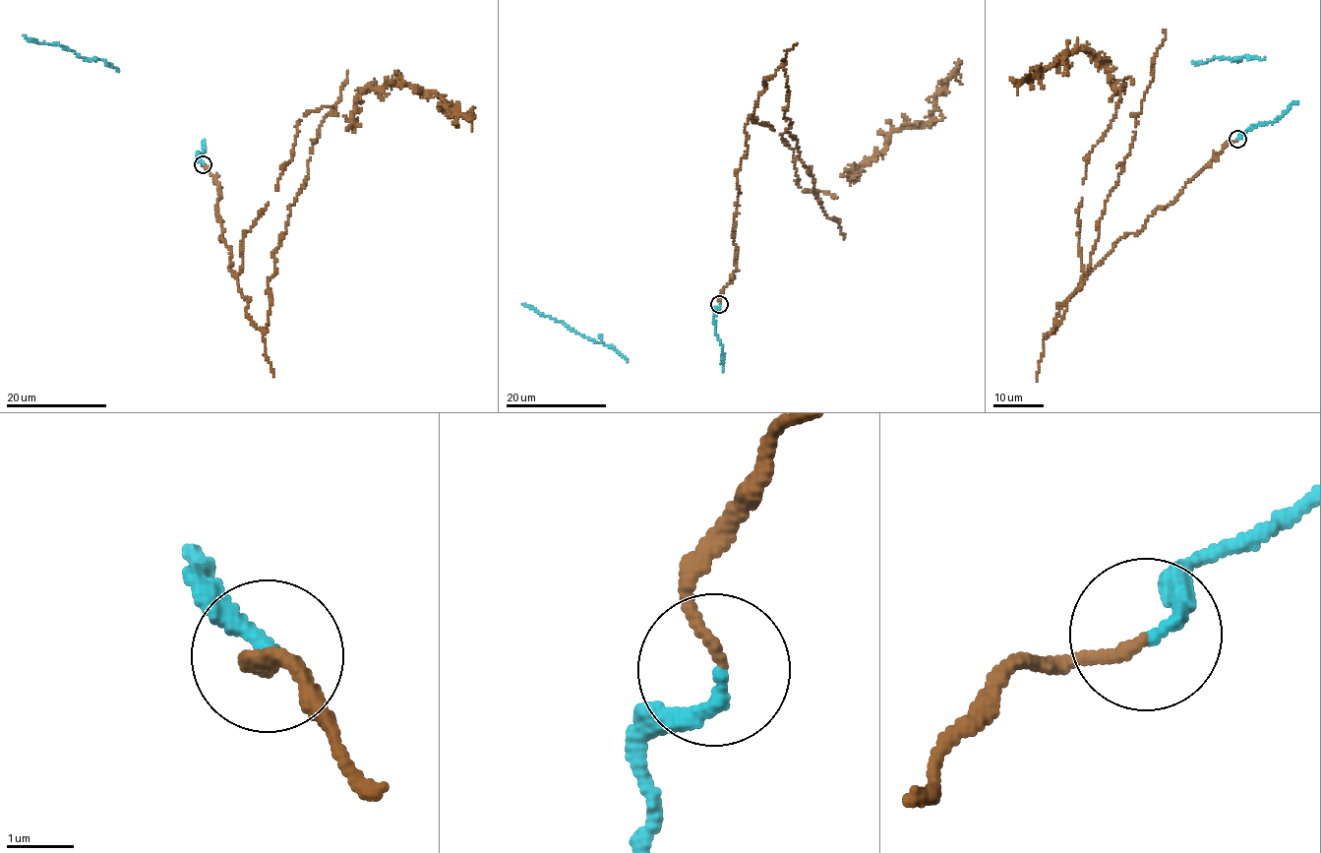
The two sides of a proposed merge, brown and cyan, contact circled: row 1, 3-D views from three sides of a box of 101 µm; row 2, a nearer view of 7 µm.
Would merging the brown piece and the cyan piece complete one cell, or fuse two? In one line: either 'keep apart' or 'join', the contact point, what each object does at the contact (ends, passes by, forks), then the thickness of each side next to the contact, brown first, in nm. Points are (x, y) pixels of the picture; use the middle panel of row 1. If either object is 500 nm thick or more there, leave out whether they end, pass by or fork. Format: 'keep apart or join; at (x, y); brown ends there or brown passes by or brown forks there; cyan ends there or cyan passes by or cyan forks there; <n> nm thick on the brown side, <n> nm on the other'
join; at (719, 304); brown ends there; cyan ends there; 150 nm thick on the brown side, 220 nm on the other

